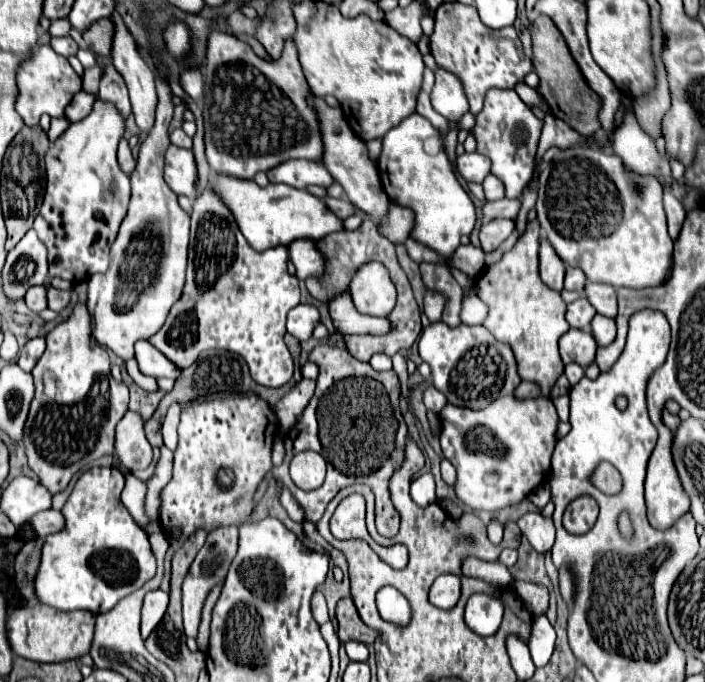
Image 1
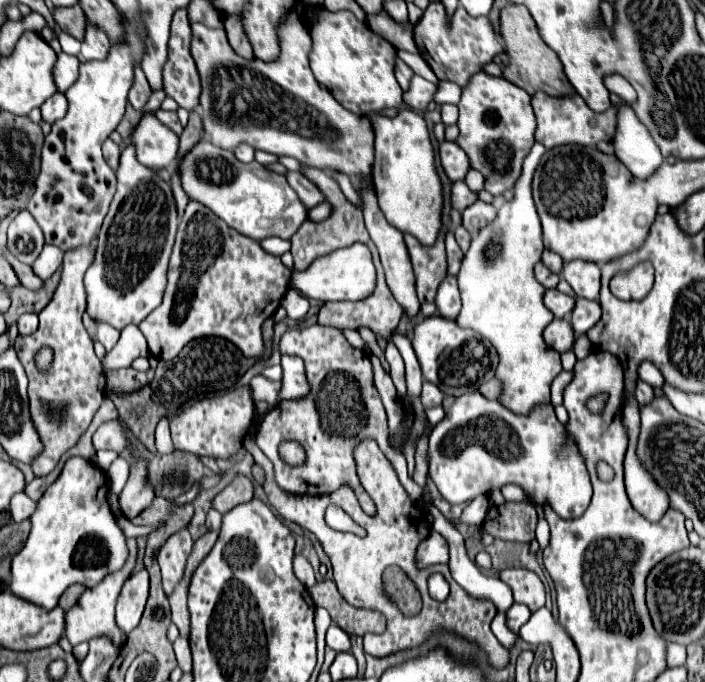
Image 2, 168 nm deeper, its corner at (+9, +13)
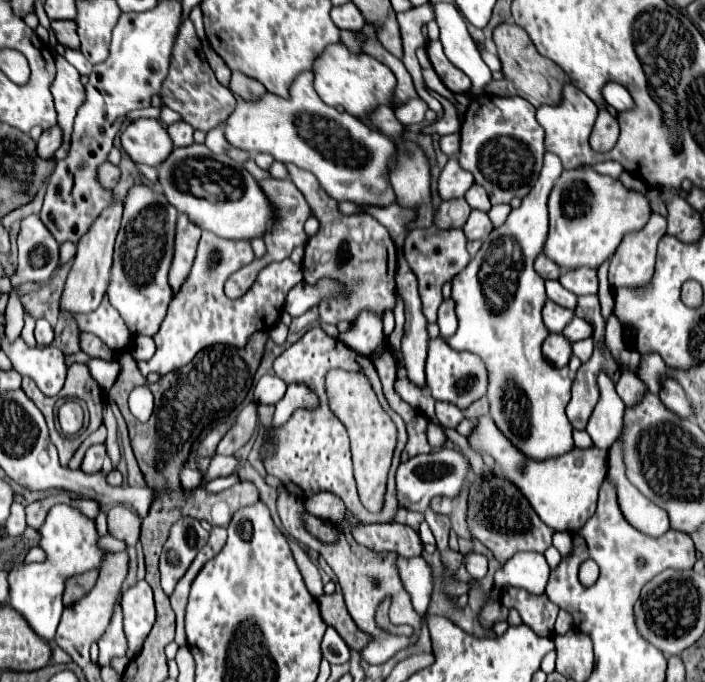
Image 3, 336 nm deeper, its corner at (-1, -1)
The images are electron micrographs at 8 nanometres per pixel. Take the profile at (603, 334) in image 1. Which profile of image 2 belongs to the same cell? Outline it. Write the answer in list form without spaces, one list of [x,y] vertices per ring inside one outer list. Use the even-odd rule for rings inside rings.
[[[578,298],[570,316],[570,324],[576,332],[576,338],[584,336],[600,320],[600,304],[596,300]]]

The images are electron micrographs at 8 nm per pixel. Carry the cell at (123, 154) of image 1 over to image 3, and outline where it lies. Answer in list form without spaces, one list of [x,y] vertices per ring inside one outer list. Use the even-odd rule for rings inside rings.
[[[102,162],[102,166],[98,166],[98,182],[102,182],[102,186],[114,188],[118,182],[118,176],[120,176],[118,166],[114,166],[110,162]]]

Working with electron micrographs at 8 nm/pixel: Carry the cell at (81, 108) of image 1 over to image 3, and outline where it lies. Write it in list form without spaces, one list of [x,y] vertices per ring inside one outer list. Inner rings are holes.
[[[58,126],[42,132],[40,140],[36,142],[38,156],[40,158],[46,158],[46,160],[52,160],[54,158],[54,152],[60,148],[60,144],[62,144],[62,132],[60,132]]]

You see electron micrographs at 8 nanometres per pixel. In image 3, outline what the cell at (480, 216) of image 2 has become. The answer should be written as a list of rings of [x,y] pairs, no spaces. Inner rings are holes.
[[[472,210],[462,230],[464,230],[464,234],[466,234],[468,240],[478,240],[478,238],[488,236],[492,232],[492,228],[494,226],[492,226],[492,222],[490,222],[490,218],[488,218],[486,212]]]

